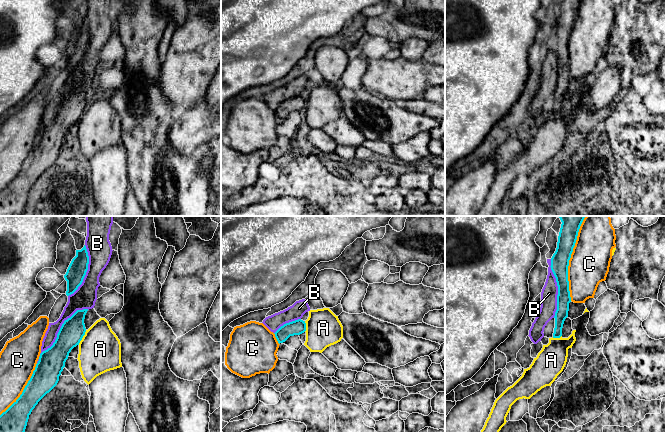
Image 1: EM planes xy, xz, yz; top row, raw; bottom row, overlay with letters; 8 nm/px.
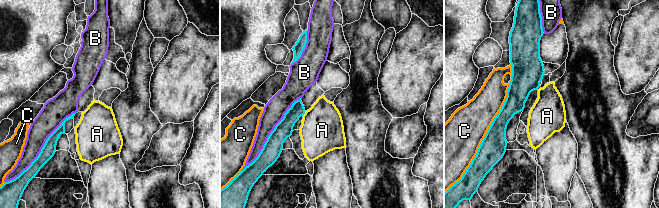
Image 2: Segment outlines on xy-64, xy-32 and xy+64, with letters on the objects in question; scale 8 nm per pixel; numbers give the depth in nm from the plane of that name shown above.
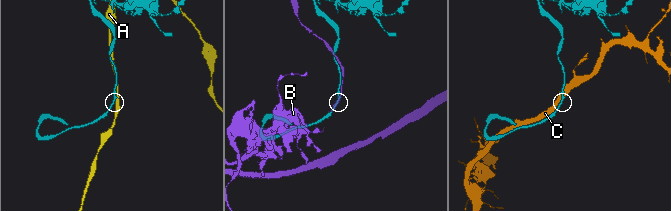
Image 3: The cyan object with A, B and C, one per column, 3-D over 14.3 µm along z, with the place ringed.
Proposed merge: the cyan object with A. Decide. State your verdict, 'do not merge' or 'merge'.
do not merge

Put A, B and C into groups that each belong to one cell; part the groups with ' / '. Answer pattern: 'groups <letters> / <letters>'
groups A / B / C

